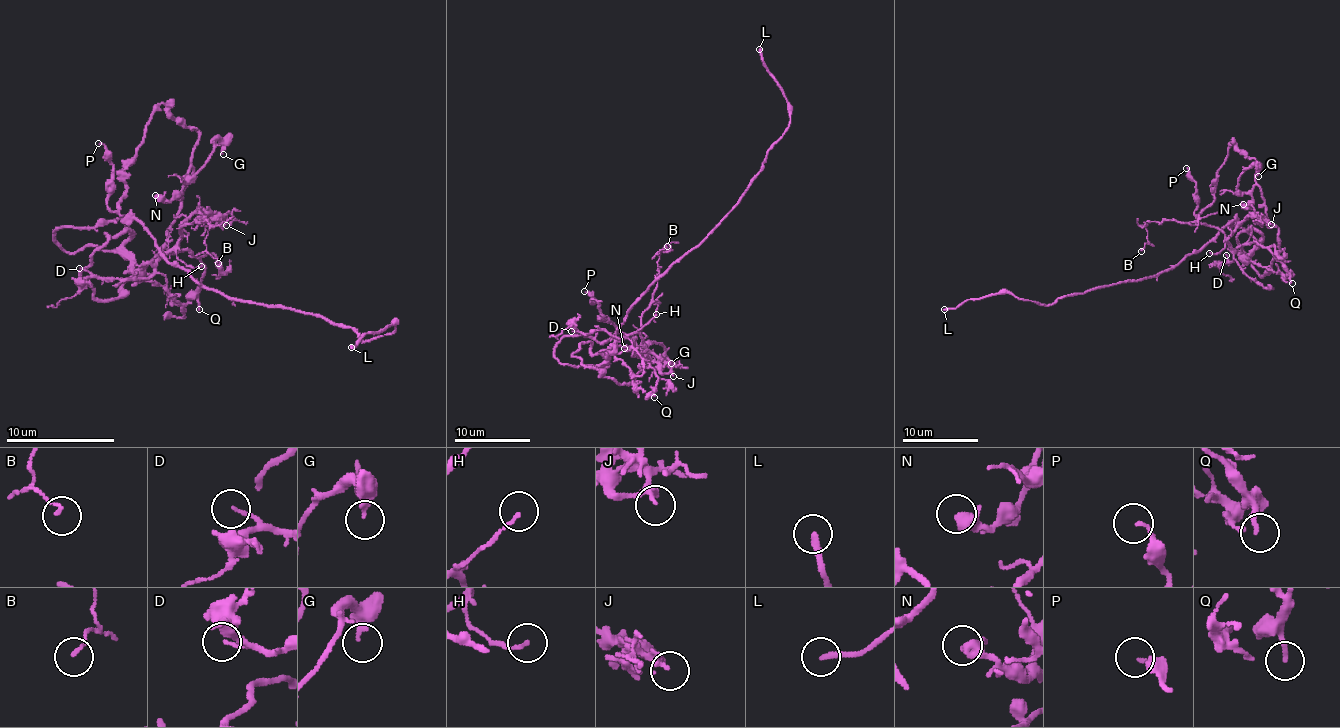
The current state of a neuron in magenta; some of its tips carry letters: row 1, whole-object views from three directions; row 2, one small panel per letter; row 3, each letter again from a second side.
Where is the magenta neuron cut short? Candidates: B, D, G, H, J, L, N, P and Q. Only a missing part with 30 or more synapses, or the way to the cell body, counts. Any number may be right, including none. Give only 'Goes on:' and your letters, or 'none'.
Goes on: L

